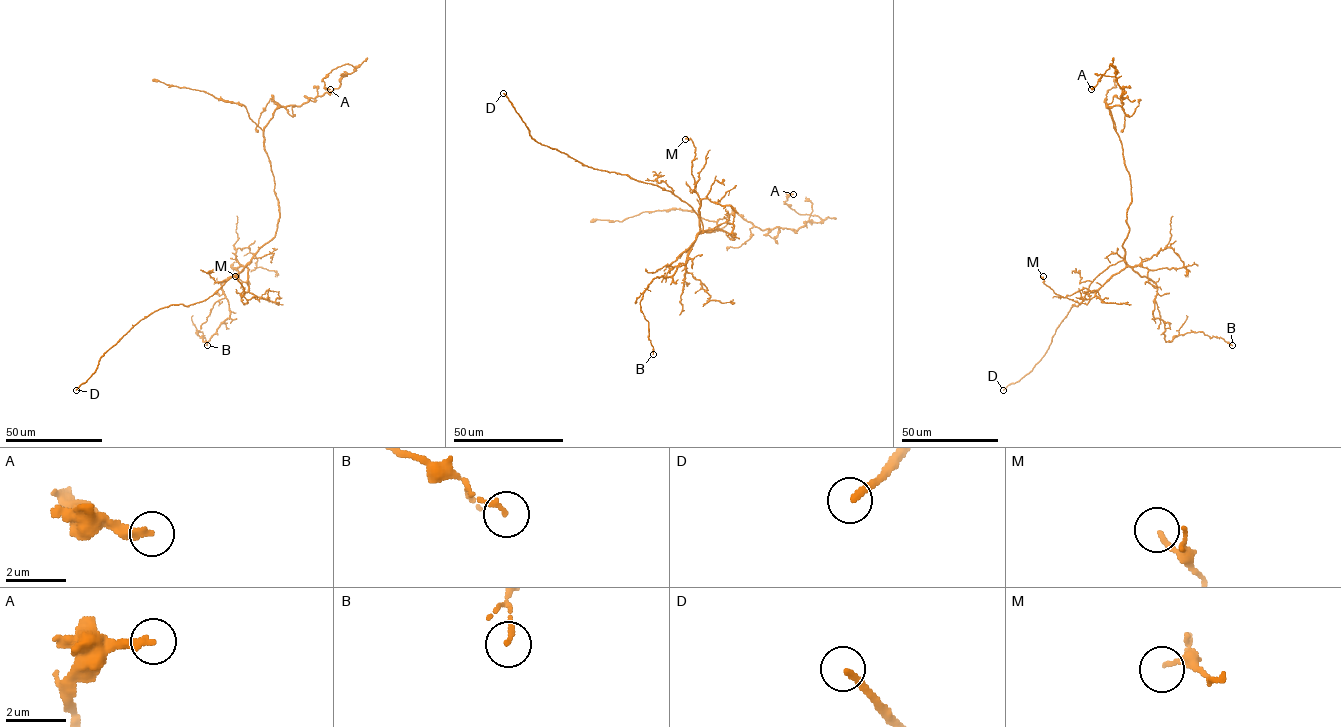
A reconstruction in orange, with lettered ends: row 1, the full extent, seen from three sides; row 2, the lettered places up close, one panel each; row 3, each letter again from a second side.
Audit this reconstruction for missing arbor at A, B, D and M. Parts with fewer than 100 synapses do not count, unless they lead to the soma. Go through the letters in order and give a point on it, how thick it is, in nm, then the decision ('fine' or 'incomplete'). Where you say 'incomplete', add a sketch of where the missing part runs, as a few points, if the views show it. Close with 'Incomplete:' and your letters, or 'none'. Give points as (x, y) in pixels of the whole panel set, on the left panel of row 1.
A: at (330, 89); 280 nm thick; fine
B: at (207, 345); 160 nm thick; fine
D: at (76, 390); 200 nm thick; incomplete; missing branch runs (76, 390), (66, 413), (50, 419), (33, 413)
M: at (235, 276); 140 nm thick; fine
Incomplete: D

